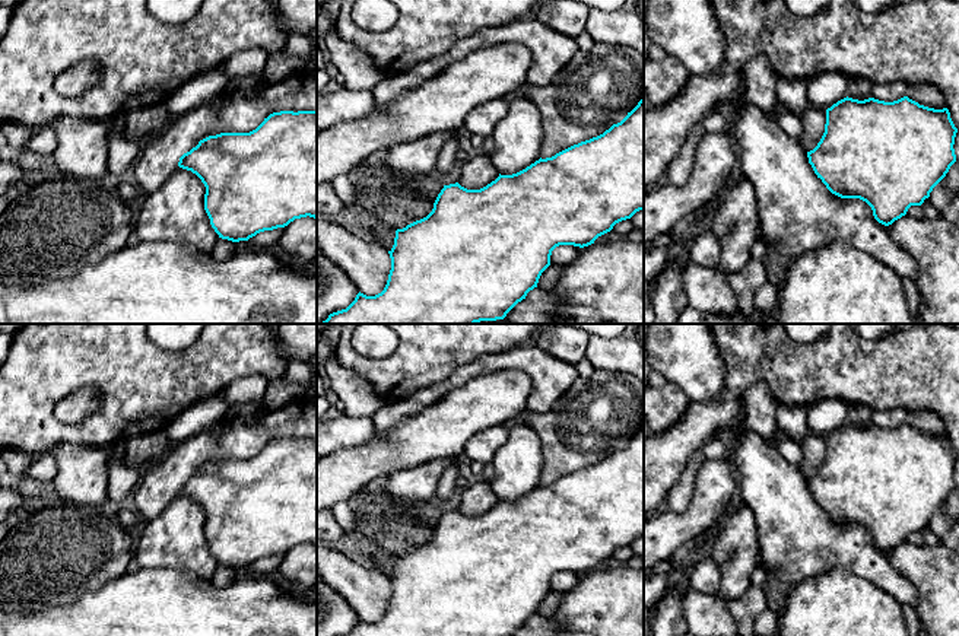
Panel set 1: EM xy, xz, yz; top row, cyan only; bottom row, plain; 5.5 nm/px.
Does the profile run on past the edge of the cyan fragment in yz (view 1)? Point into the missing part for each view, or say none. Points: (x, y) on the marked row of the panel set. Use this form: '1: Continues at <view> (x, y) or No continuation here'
1: No continuation here

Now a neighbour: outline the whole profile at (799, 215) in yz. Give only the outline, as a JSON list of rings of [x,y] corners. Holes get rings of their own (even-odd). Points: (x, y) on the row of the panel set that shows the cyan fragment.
[[[744,79],[737,89],[733,112],[733,140],[737,149],[737,169],[750,181],[760,219],[762,241],[775,248],[787,261],[841,241],[890,267],[902,280],[917,280],[912,257],[879,223],[871,207],[860,198],[832,194],[809,163],[807,152],[790,137],[775,115],[762,112],[744,99]]]

